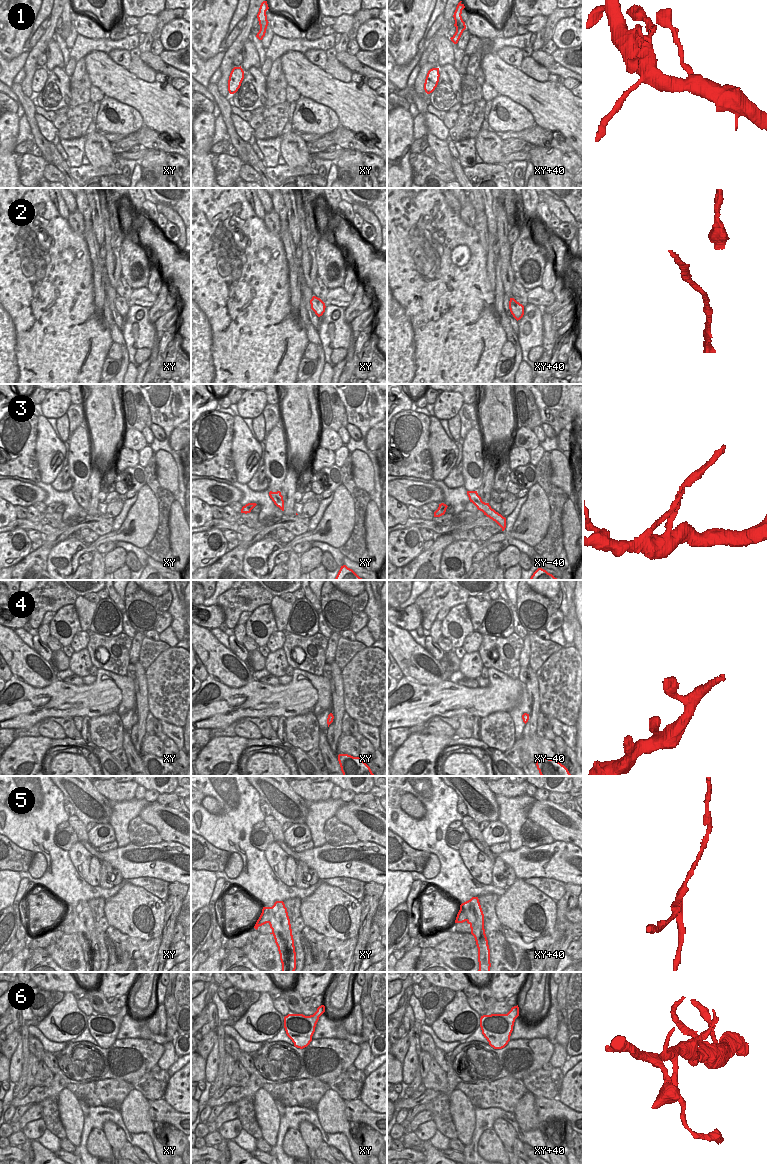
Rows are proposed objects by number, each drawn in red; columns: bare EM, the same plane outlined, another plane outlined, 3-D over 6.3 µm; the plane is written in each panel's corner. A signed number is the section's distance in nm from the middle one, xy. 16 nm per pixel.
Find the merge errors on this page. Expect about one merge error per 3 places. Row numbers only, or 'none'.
2, 3, 5

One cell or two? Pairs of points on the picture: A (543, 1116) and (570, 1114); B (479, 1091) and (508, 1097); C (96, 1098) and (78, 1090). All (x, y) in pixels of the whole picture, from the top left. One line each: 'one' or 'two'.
A: one
B: one
C: one

